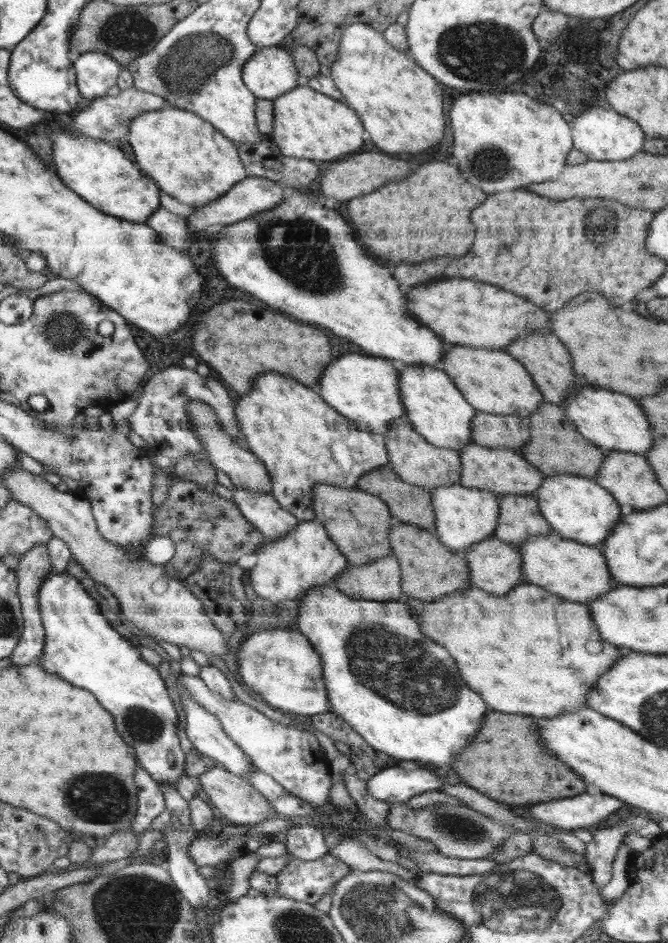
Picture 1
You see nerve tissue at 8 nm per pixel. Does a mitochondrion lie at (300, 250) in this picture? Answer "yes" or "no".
yes

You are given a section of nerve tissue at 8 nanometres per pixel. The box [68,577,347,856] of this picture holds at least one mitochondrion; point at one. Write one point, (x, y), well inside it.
(144, 725)

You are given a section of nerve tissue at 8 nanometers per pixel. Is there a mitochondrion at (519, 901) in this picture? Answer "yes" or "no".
yes

